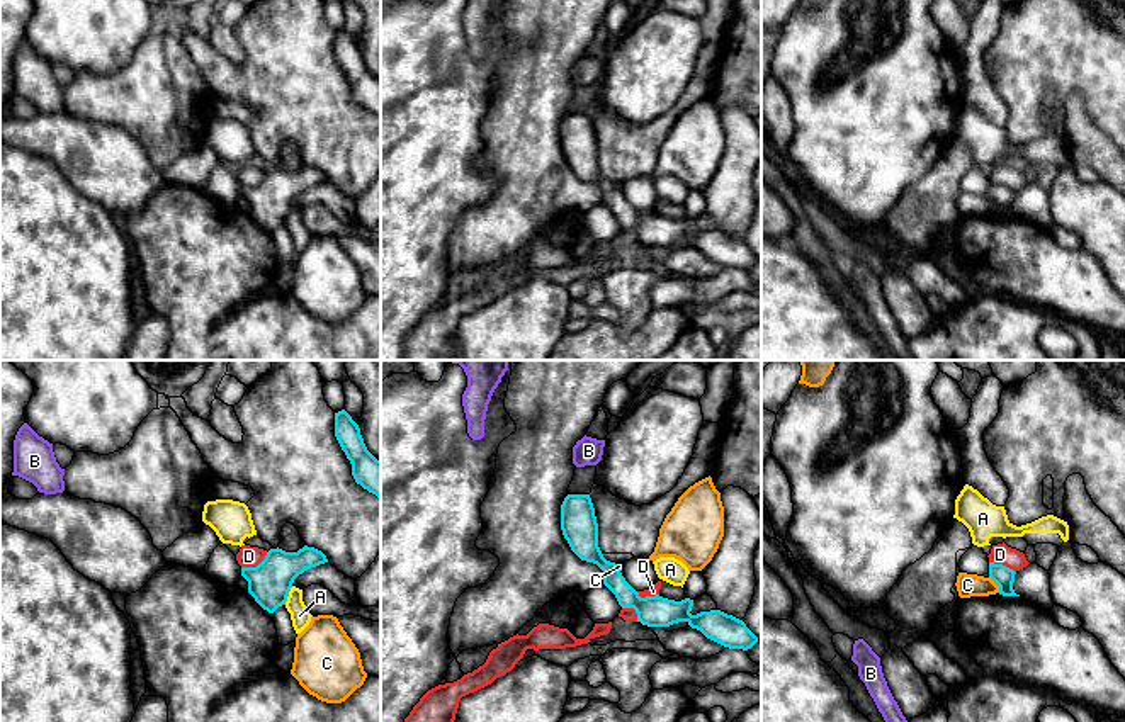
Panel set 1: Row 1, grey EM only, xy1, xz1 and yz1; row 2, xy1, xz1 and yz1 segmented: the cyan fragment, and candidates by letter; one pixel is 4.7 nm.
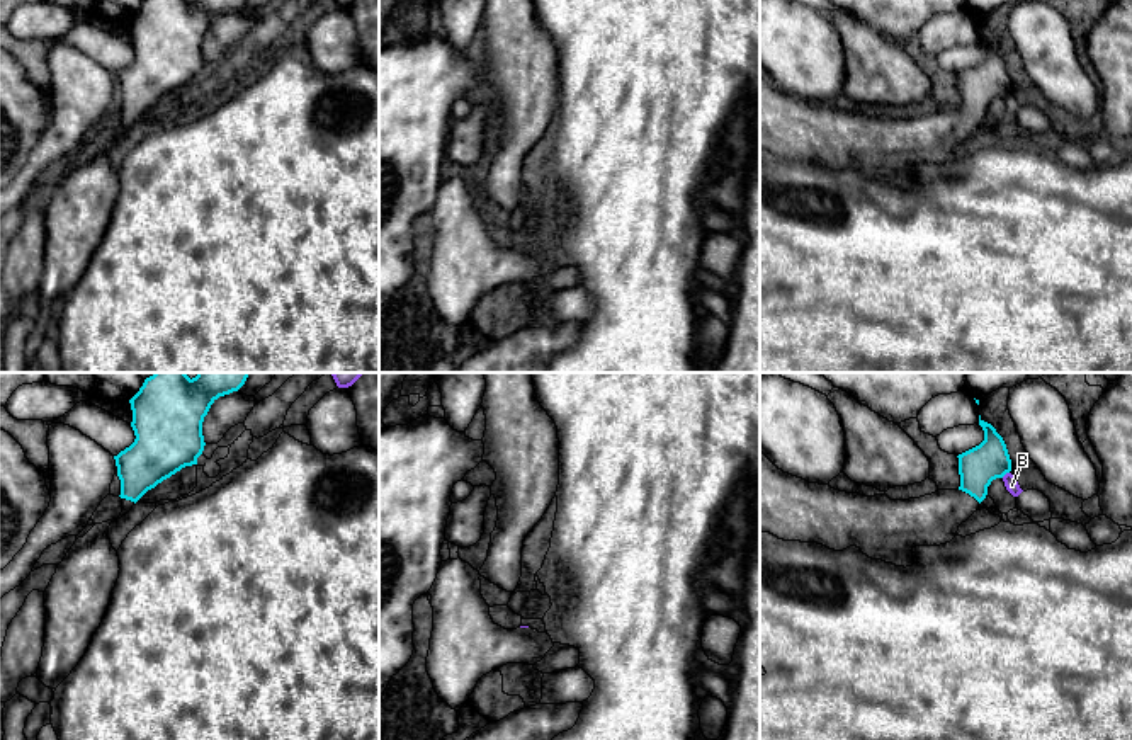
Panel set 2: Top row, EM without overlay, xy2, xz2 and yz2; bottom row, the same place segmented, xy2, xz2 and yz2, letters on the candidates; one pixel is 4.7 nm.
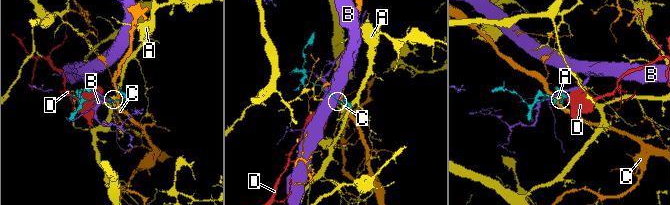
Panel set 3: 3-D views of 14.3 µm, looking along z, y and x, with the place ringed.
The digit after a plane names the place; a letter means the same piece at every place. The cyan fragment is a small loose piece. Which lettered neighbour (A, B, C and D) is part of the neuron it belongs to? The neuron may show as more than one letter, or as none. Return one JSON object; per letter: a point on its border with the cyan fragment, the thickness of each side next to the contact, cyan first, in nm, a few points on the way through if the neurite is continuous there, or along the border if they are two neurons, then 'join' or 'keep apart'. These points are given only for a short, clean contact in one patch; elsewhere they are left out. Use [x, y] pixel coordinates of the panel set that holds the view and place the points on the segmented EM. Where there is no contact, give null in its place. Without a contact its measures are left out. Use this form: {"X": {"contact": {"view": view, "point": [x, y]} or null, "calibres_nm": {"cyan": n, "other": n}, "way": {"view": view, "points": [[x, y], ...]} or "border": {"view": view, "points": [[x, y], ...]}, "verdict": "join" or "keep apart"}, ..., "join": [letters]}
{"A": {"contact": {"view": "xy1", "point": [288, 595]}, "calibres_nm": {"cyan": 200, "other": 90}, "border": {"view": "xy1", "points": [[293, 586], [284, 603]]}, "verdict": "keep apart"}, "B": {"contact": {"view": "yz2", "point": [1005, 473]}, "calibres_nm": {"cyan": 190, "other": 70}, "verdict": "keep apart"}, "C": {"contact": {"view": "yz1", "point": [996, 583]}, "calibres_nm": {"cyan": 100, "other": 110}, "border": {"view": "yz1", "points": [[989, 576], [1000, 592]]}, "verdict": "keep apart"}, "D": {"contact": {"view": "xy1", "point": [257, 566]}, "calibres_nm": {"cyan": 200, "other": 100}, "border": {"view": "xy1", "points": [[267, 552], [255, 566], [242, 568]]}, "verdict": "keep apart"}, "join": []}

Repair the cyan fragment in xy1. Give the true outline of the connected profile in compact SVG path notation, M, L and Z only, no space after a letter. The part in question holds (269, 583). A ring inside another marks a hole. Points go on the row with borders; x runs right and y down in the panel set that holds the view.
M304 545L297 552L270 549L257 567L241 567L241 576L248 581L248 593L255 601L274 613L285 605L294 579L304 571L328 562L326 556Z

